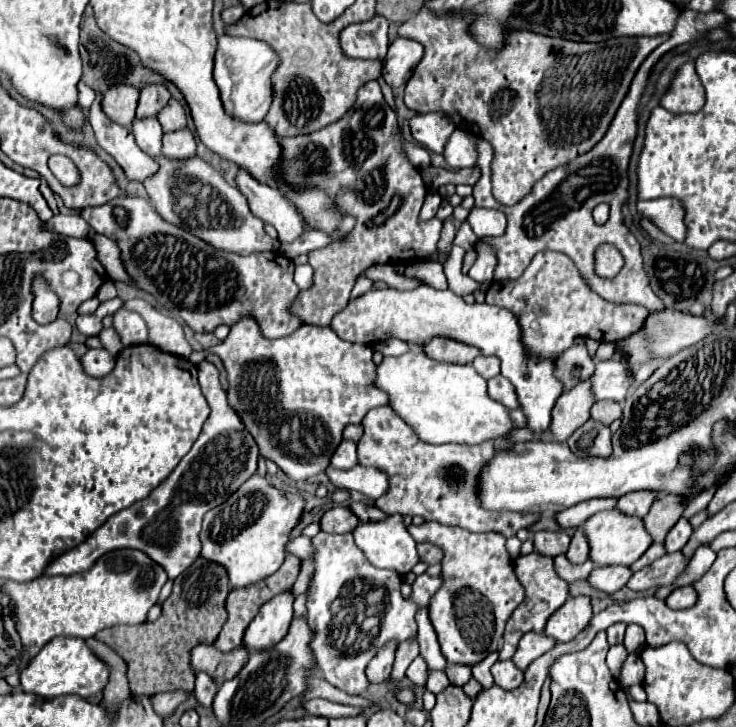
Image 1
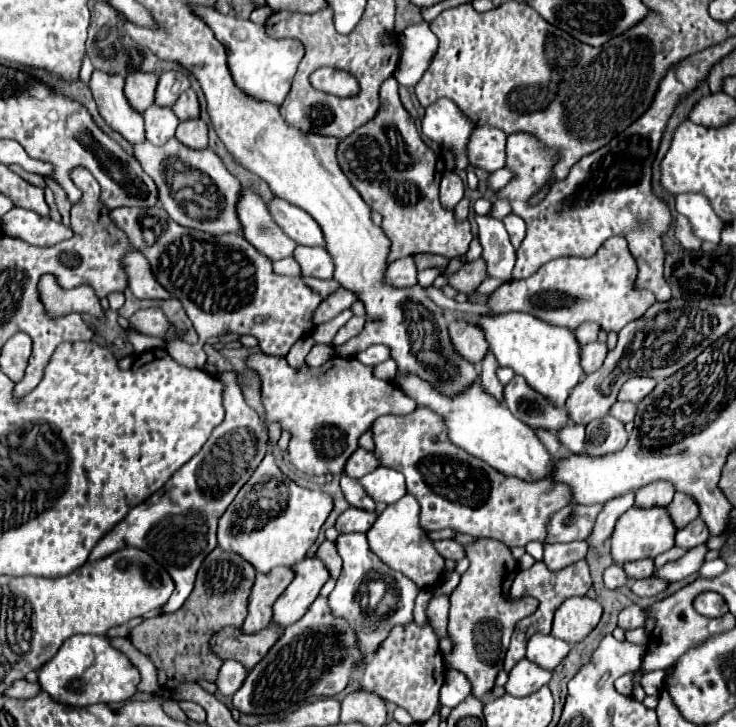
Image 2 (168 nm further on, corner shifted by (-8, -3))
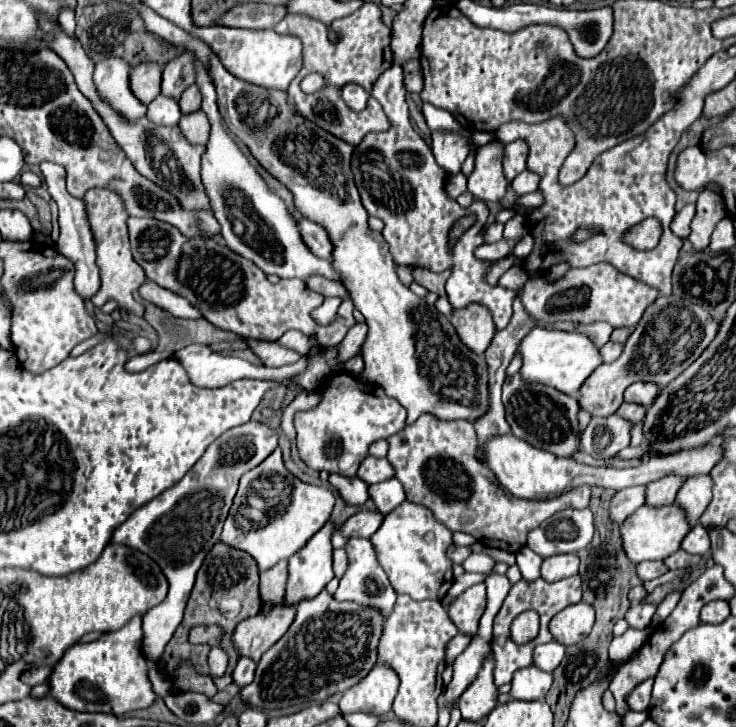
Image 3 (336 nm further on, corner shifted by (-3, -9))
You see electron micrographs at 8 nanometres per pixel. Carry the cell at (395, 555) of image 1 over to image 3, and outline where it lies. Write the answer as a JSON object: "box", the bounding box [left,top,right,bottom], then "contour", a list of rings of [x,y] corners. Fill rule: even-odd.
{"box":[370,501,454,601],"contour":[[[404,501],[384,517],[384,523],[370,537],[370,541],[396,593],[410,595],[416,601],[444,599],[444,595],[454,583],[452,561],[448,561],[446,557],[446,549],[452,543],[452,531],[446,525],[438,523],[430,509],[426,509],[424,505]],[[426,533],[434,533],[434,539],[430,543],[424,541]]]}

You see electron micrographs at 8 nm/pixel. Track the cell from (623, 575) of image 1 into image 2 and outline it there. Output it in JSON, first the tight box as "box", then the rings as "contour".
{"box":[623,559,655,579],"contour":[[[641,559],[641,561],[625,563],[623,569],[625,569],[625,573],[627,573],[631,579],[645,579],[645,577],[651,577],[651,575],[653,575],[655,563],[653,563],[653,559]]]}

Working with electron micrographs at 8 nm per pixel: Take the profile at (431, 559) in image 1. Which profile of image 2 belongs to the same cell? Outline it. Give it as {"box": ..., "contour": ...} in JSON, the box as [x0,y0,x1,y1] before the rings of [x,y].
{"box":[435,539,465,561],"contour":[[[445,539],[445,541],[435,541],[435,547],[439,549],[439,553],[445,557],[445,559],[453,559],[453,561],[459,561],[465,557],[465,547],[459,545],[455,539]]]}

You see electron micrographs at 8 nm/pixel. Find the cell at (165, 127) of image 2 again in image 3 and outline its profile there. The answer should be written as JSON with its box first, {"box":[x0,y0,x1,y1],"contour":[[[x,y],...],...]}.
{"box":[148,95,182,125],"contour":[[[158,95],[150,105],[148,105],[148,119],[152,119],[152,123],[160,123],[160,125],[176,125],[178,119],[182,117],[178,101],[176,99],[168,99]]]}

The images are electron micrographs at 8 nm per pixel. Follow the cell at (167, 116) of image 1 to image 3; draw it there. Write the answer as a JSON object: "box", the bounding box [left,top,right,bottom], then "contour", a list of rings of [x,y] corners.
{"box":[178,85,200,115],"contour":[[[196,85],[188,87],[188,89],[182,93],[182,97],[178,99],[178,103],[180,103],[182,115],[184,115],[184,113],[194,113],[194,111],[198,111],[198,109],[200,109],[200,91],[198,91],[198,87],[196,87]]]}

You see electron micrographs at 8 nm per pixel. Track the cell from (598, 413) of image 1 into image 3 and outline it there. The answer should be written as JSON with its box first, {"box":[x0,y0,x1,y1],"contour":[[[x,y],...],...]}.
{"box":[616,403,646,423],"contour":[[[622,403],[616,413],[618,413],[622,419],[628,419],[630,423],[638,423],[638,421],[642,421],[646,409],[644,409],[642,405],[636,405],[636,403]]]}

